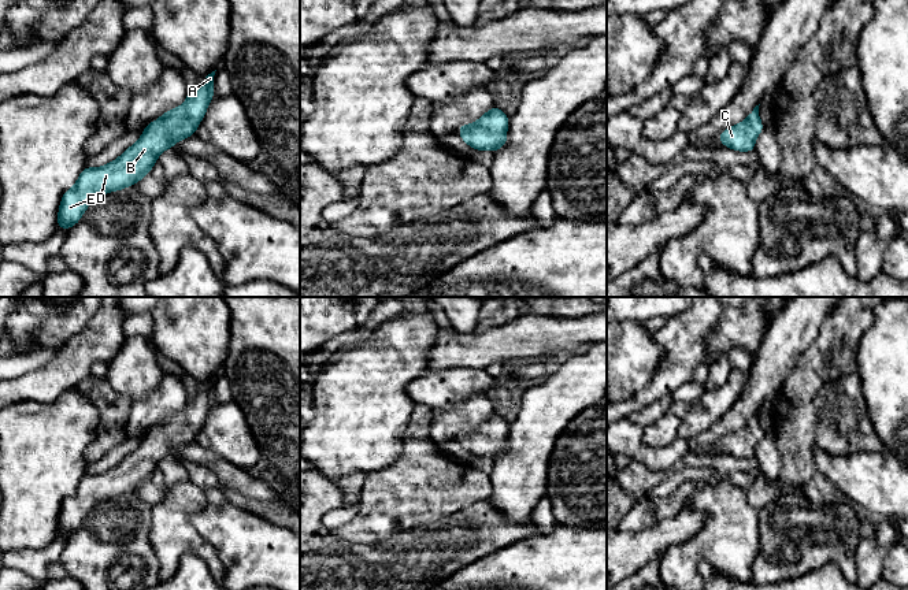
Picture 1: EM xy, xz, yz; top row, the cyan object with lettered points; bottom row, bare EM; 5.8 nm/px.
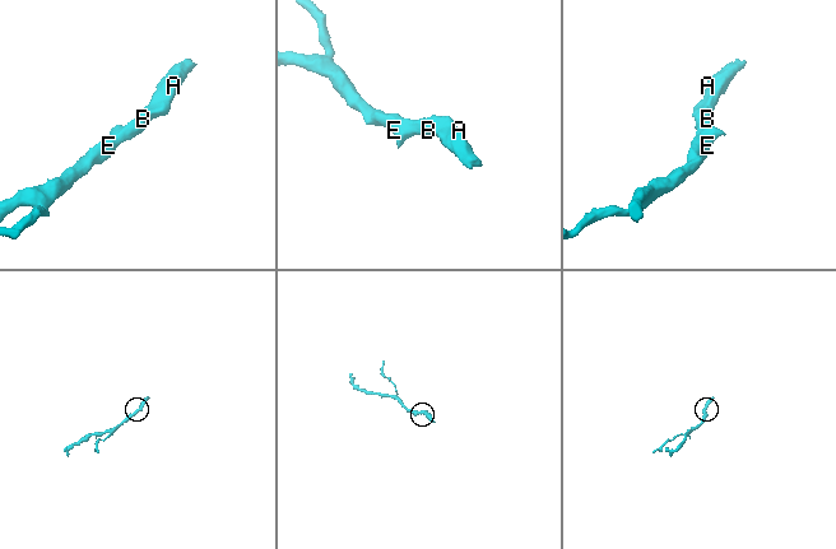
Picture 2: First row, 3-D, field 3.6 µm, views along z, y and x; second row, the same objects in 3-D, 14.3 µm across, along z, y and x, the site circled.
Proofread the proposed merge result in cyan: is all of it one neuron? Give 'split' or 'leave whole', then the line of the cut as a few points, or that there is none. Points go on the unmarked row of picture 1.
leave whole; cut none

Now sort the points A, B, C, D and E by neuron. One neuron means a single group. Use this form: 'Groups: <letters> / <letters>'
Groups: A B C D E

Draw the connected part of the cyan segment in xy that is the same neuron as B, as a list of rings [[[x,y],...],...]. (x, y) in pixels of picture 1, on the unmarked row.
[[[215,378],[205,383],[204,390],[189,397],[181,413],[171,415],[157,427],[148,430],[140,446],[118,465],[97,475],[85,474],[75,491],[62,504],[58,537],[70,537],[97,504],[137,490],[151,479],[163,457],[174,454],[177,448],[194,442],[214,404],[214,382]]]

